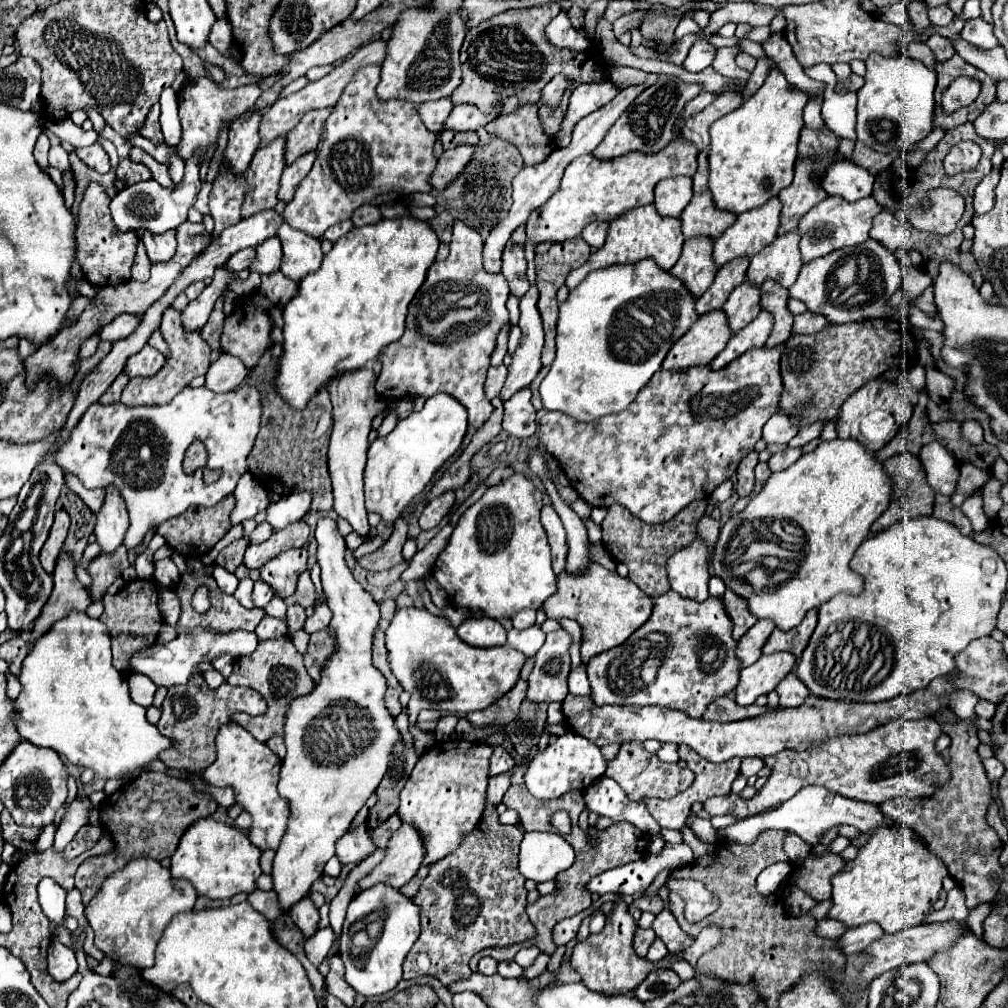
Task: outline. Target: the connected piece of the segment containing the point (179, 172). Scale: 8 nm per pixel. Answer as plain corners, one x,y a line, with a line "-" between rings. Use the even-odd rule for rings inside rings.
173,155
173,157
171,157
171,165
169,165
169,173
171,173
173,185
179,185
179,183
181,183
181,179
183,179
183,169
185,169
185,163
183,163
177,155

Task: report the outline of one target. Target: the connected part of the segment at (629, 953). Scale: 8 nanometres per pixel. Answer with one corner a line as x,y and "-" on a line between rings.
619,897
615,901
613,911
607,915
607,925
603,927
601,933
589,935
585,941
579,941
573,949
571,963
573,967
581,973
583,983
599,993
605,995
621,995
621,993
631,993
651,971
659,968
668,968
675,971
684,981
694,976
694,970
685,960
675,958
675,953
669,953
670,959
662,959
659,962
652,963
647,959
639,959
633,949
633,935
635,935
636,923
633,917
627,913
627,905

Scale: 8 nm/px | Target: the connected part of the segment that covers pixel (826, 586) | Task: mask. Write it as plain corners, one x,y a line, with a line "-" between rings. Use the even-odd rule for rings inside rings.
851,439
821,441
815,451
805,453
791,467
773,473
747,507
723,525
711,557
713,575
721,577
741,599
747,599
751,615
757,619
771,619
775,627
789,631
803,621
807,611
821,607
831,597
839,593
859,595
863,591
863,579
853,575
849,563
855,549
867,539
871,523
875,523
875,519
889,507
889,497
891,479
883,475
883,463
875,459
875,453
863,449
861,443
-
755,519
789,521
803,529
803,541
795,547
795,551
799,551
795,561
797,571
789,571
791,575
785,581
763,589
753,589
743,577
729,577
729,567
725,565
731,535
735,535
745,521

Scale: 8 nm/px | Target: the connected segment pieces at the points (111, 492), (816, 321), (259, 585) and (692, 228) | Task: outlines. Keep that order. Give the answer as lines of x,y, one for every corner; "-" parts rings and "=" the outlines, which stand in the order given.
105,487
105,501
97,513
95,537
103,553
115,551
123,545
123,535
127,531
127,509
117,487
=
809,311
803,315
795,315
792,327
792,334
813,334
815,331
821,331
823,327
827,327
827,319
821,319
819,315
811,315
=
255,581
255,589
253,589
253,603
257,605
257,607
265,607
269,601
271,601
271,597
273,597
275,593
271,591
271,587
267,585
267,583
263,583
263,581
=
703,151
697,159
699,169
693,177
693,199
689,201
689,205
683,209
681,213
681,233
685,239
691,237
709,237
709,239
717,239
727,227
731,227
735,223
735,215
727,215
727,211
715,211
715,205
711,203
711,191
707,191
707,153

